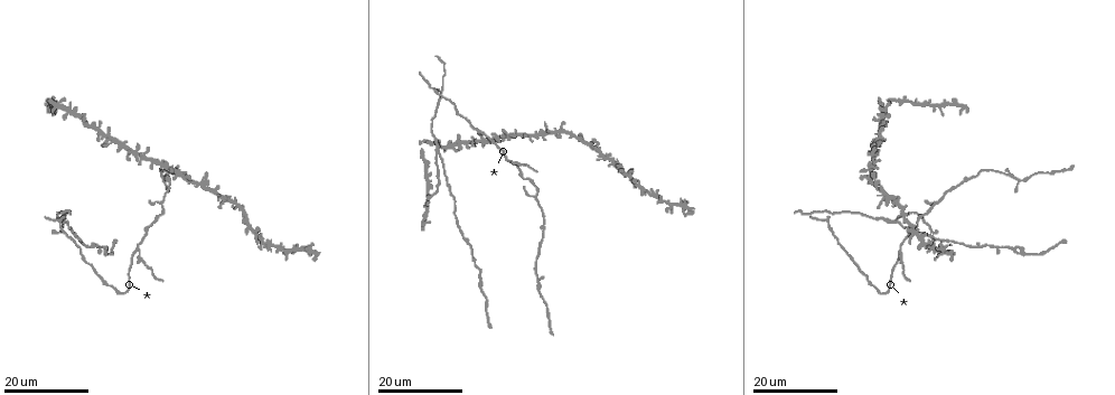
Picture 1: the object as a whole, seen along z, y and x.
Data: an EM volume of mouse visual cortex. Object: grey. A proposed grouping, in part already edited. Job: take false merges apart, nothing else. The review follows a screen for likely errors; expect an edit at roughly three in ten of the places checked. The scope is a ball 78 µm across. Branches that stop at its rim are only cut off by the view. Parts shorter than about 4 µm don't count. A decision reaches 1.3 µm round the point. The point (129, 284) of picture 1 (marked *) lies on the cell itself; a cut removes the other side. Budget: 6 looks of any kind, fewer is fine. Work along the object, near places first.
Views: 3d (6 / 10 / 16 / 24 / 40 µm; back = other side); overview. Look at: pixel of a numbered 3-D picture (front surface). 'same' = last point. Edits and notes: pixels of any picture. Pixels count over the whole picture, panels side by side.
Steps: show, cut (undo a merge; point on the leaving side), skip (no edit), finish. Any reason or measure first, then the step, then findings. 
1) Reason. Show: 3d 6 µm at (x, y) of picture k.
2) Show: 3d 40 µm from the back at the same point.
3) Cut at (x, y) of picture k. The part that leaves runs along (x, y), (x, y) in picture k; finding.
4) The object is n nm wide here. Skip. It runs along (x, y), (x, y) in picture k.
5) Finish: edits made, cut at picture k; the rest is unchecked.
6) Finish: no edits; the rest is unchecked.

Small branch off a trunk. Show: 3d 16 µm at (892, 223) of picture 1.

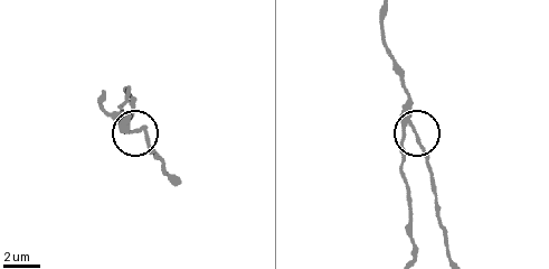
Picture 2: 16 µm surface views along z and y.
Show: 3d 6 µm at (405, 125) of picture 2.

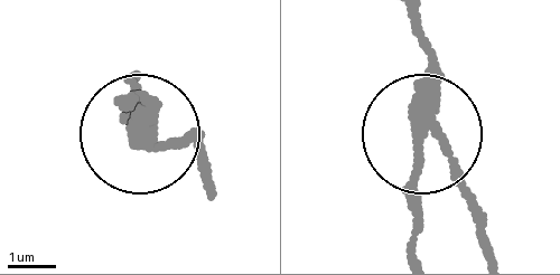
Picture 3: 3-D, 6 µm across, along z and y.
Skip. It runs along (409, 18), (429, 66), (417, 230) in picture 3; all the same cell.

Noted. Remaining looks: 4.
Show: 3d 16 µm at (829, 214) of picture 1.

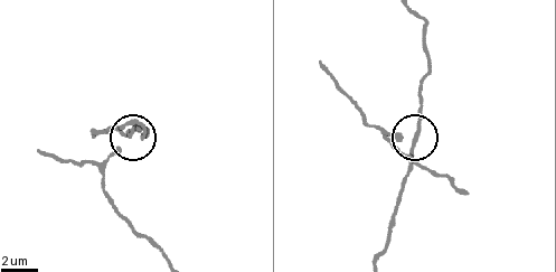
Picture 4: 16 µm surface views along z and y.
Show: 3d 10 µm at (131, 130) of picture 4.

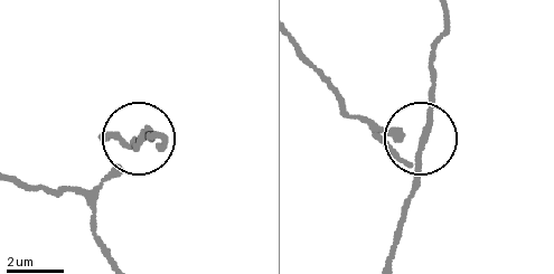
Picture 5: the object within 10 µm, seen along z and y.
Show: 3d 6 µm at (141, 142) of picture 5.

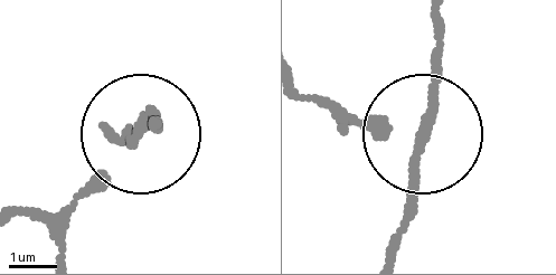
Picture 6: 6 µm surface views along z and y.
The side arm is 10 µm long. Skip. It runs along (341, 124), (421, 133), (437, 88), (437, 17) in picture 6; continuous, no second cell.

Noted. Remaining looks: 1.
Finish: no edits; the rest is unchecked.

